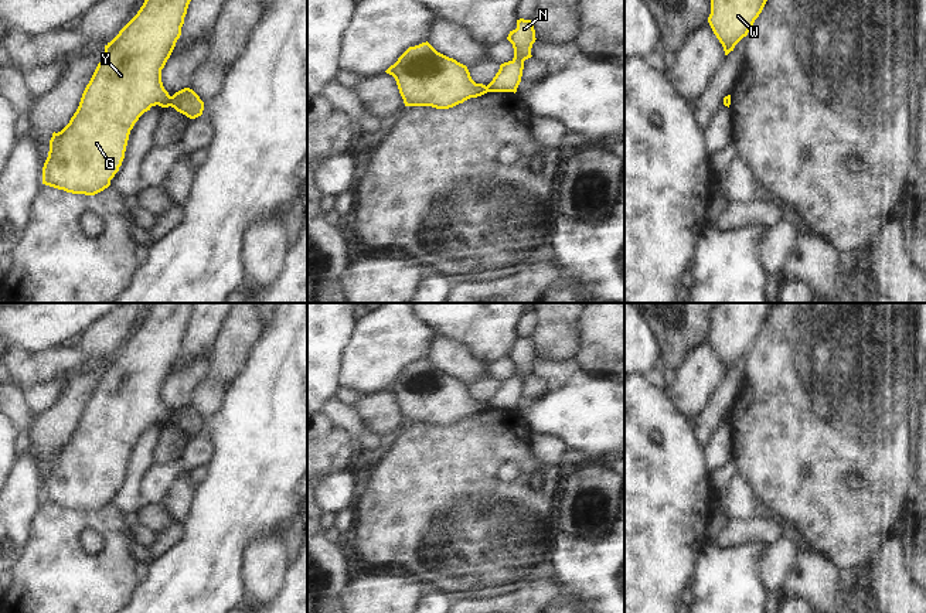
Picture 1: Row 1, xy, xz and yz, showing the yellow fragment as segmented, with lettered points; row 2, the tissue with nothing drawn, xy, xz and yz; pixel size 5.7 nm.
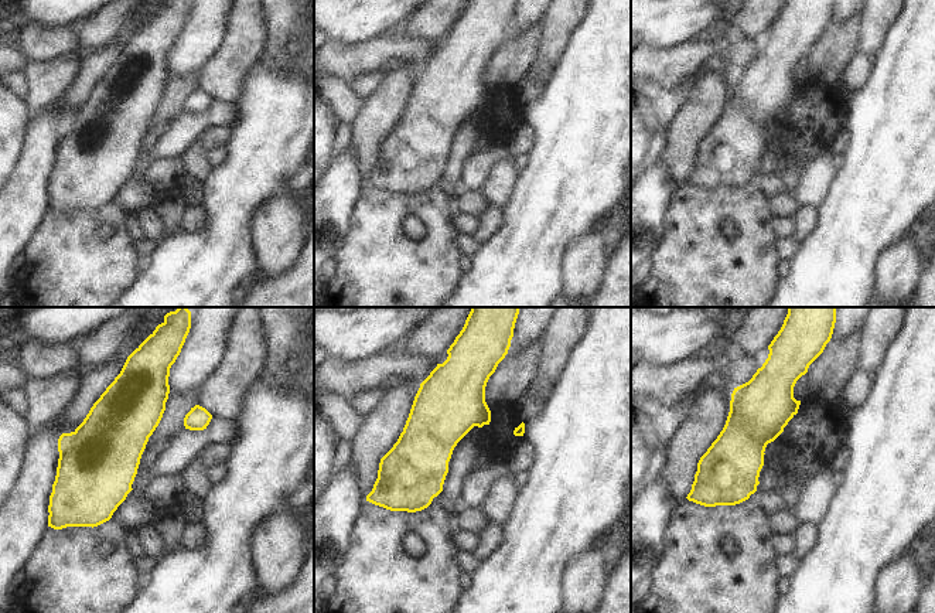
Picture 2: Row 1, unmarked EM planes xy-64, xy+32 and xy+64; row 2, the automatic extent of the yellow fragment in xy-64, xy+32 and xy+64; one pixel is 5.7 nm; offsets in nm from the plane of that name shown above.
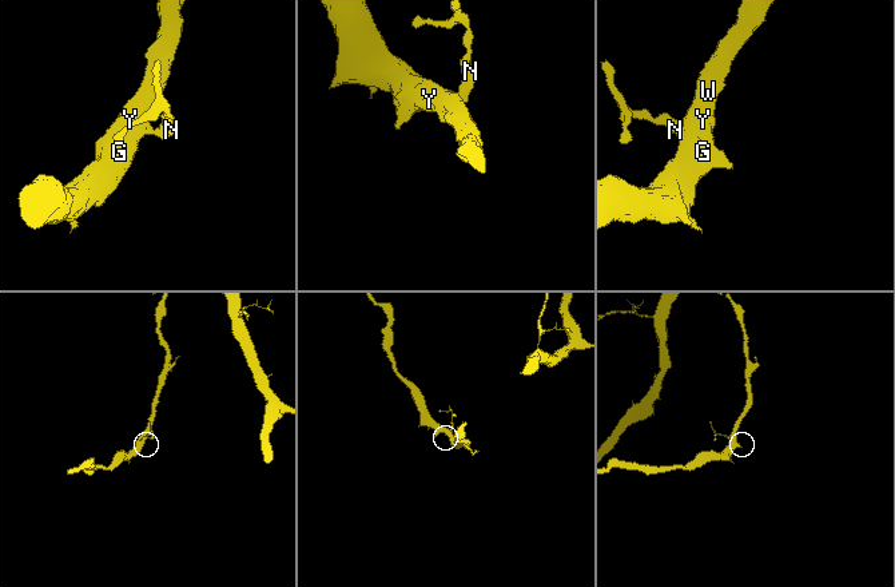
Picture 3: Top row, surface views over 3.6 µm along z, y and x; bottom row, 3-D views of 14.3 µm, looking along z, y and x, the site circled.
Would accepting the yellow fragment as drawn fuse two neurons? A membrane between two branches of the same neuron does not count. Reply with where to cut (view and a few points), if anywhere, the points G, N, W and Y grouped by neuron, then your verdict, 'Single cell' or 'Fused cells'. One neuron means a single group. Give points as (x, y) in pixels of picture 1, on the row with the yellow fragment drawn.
Split along xy (172, 96), (169, 105). Groups: G W Y / N. Fused cells

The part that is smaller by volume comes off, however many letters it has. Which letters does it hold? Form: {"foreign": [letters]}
{"foreign": ["N"]}

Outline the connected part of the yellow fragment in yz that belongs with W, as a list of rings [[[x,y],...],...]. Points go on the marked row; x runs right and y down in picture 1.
[[[711,0],[708,23],[725,55],[748,35],[767,0]]]

